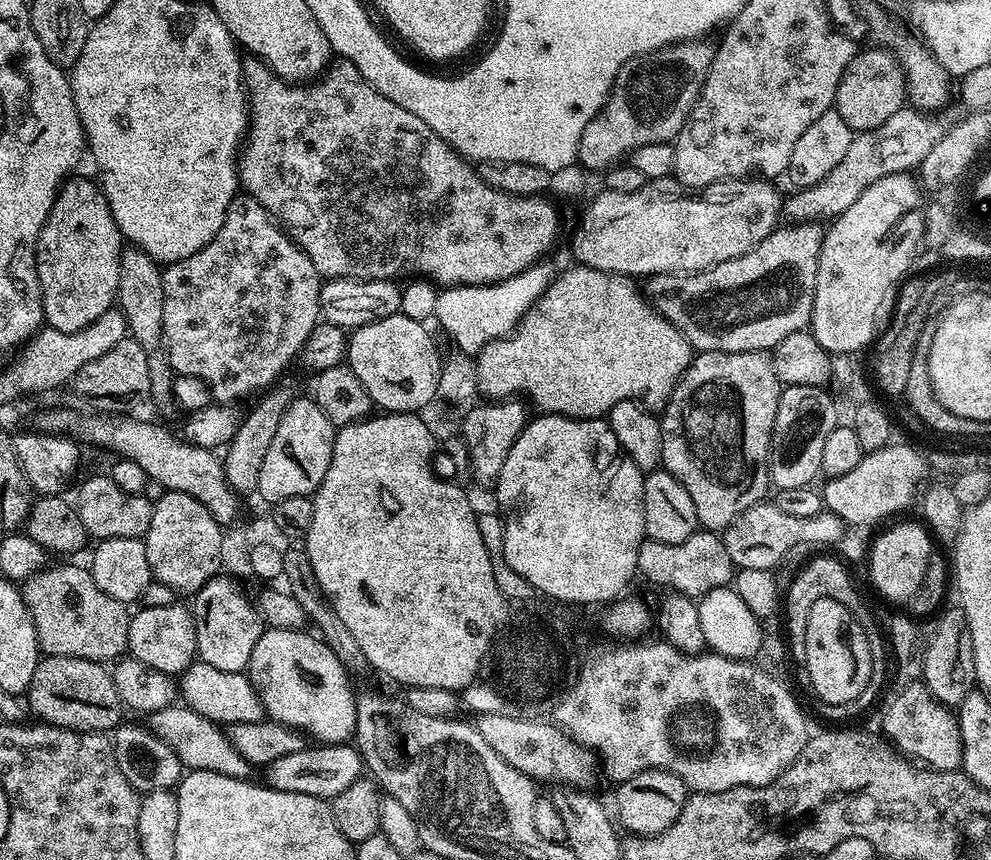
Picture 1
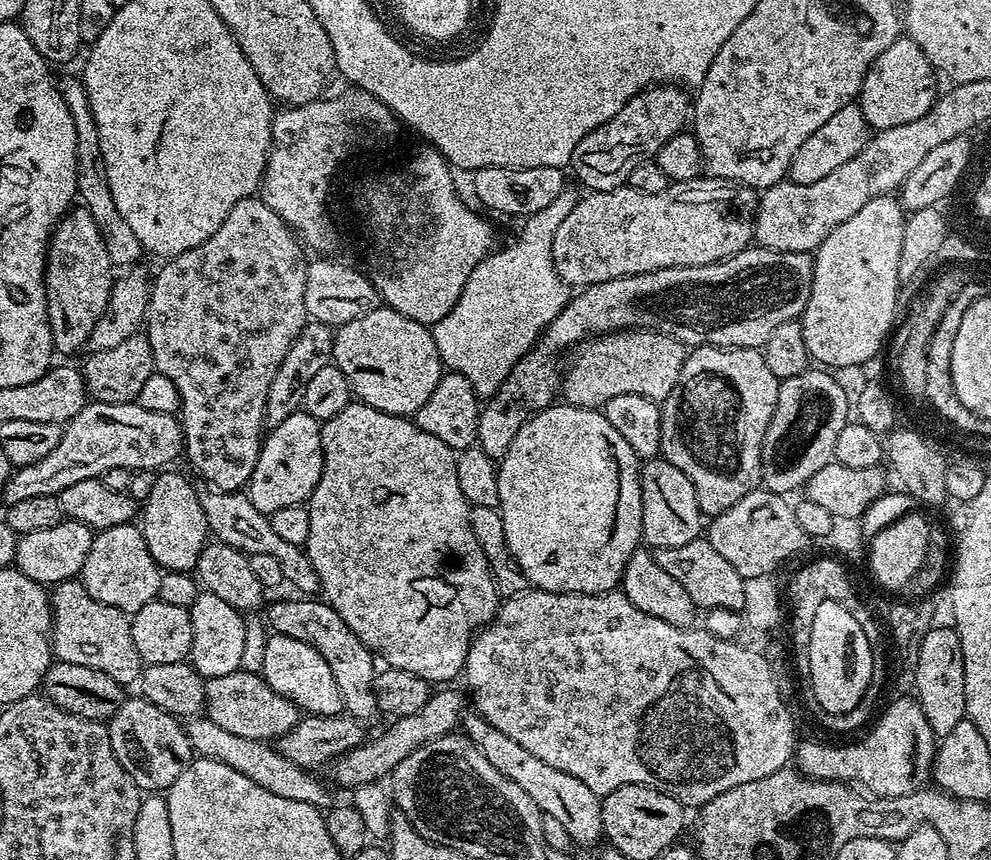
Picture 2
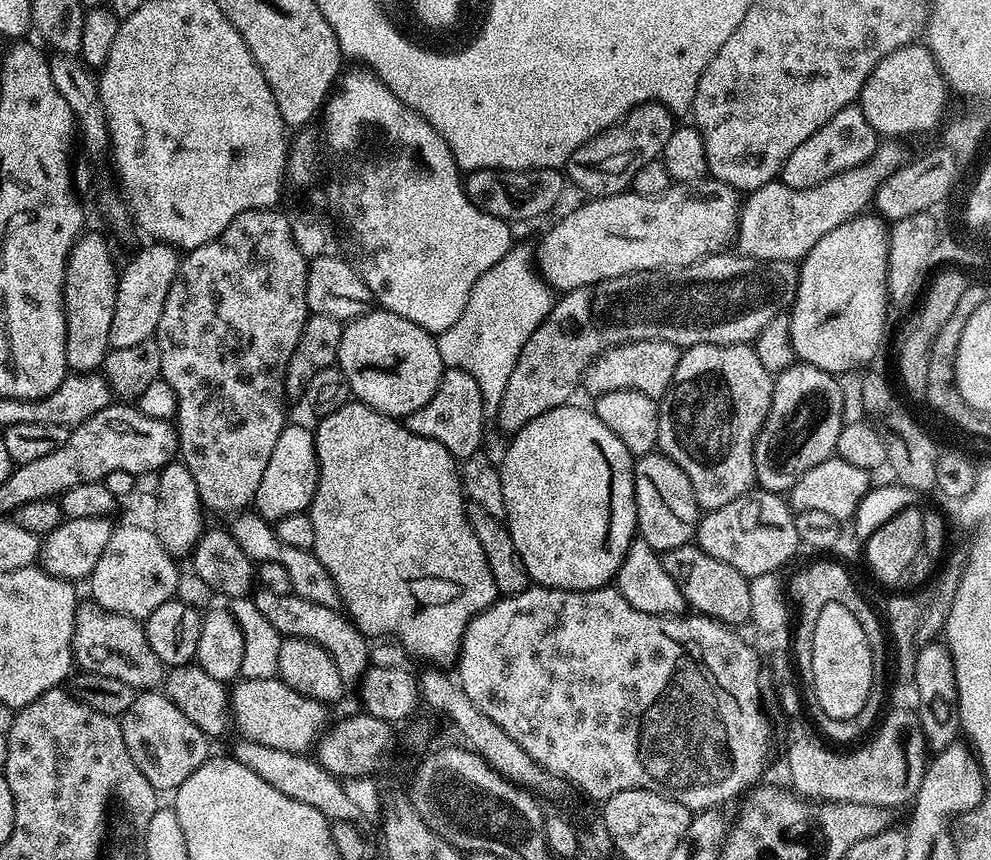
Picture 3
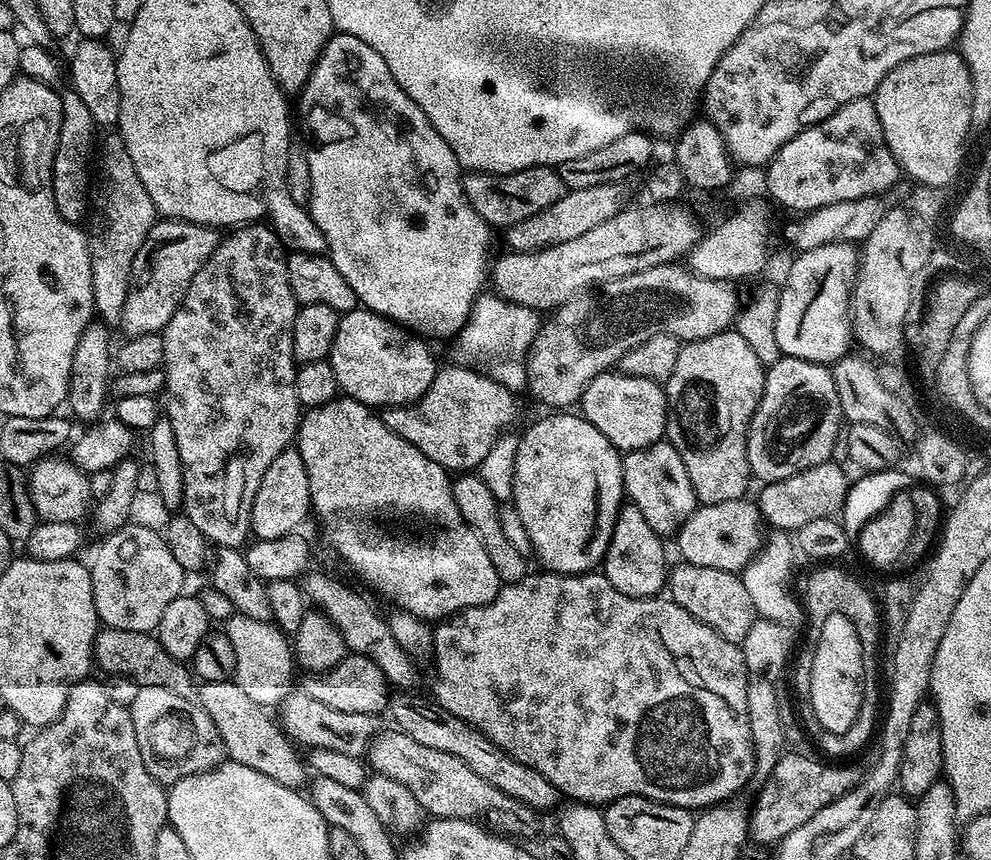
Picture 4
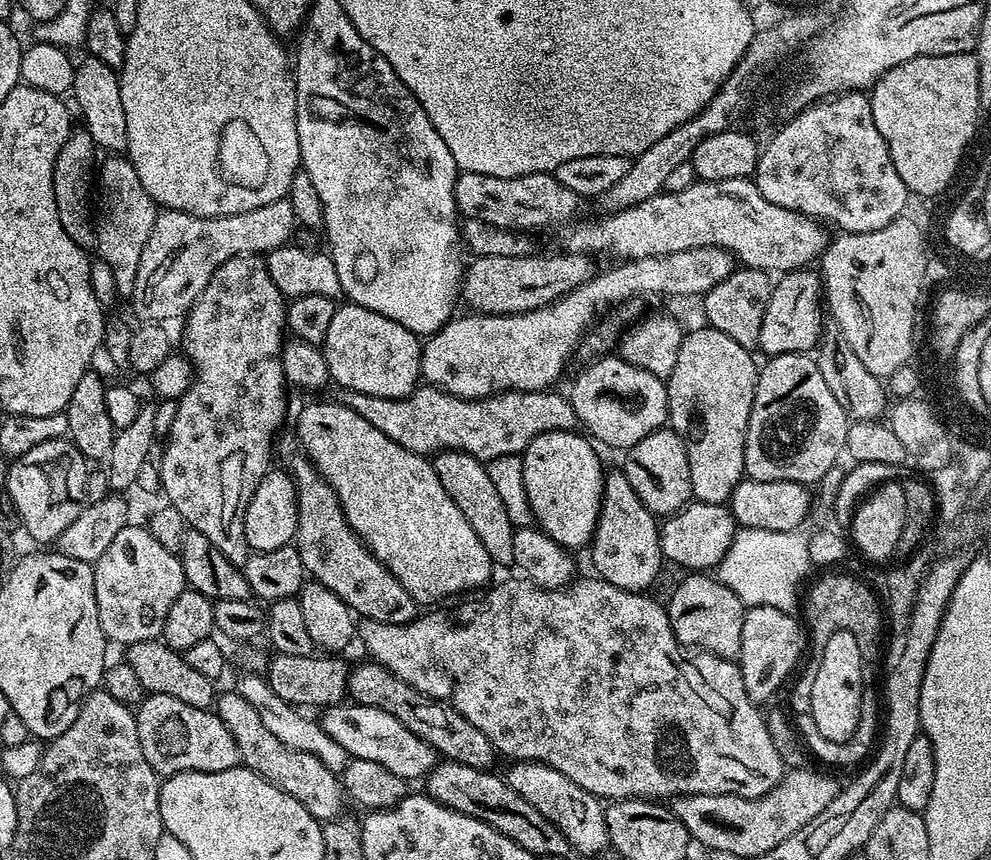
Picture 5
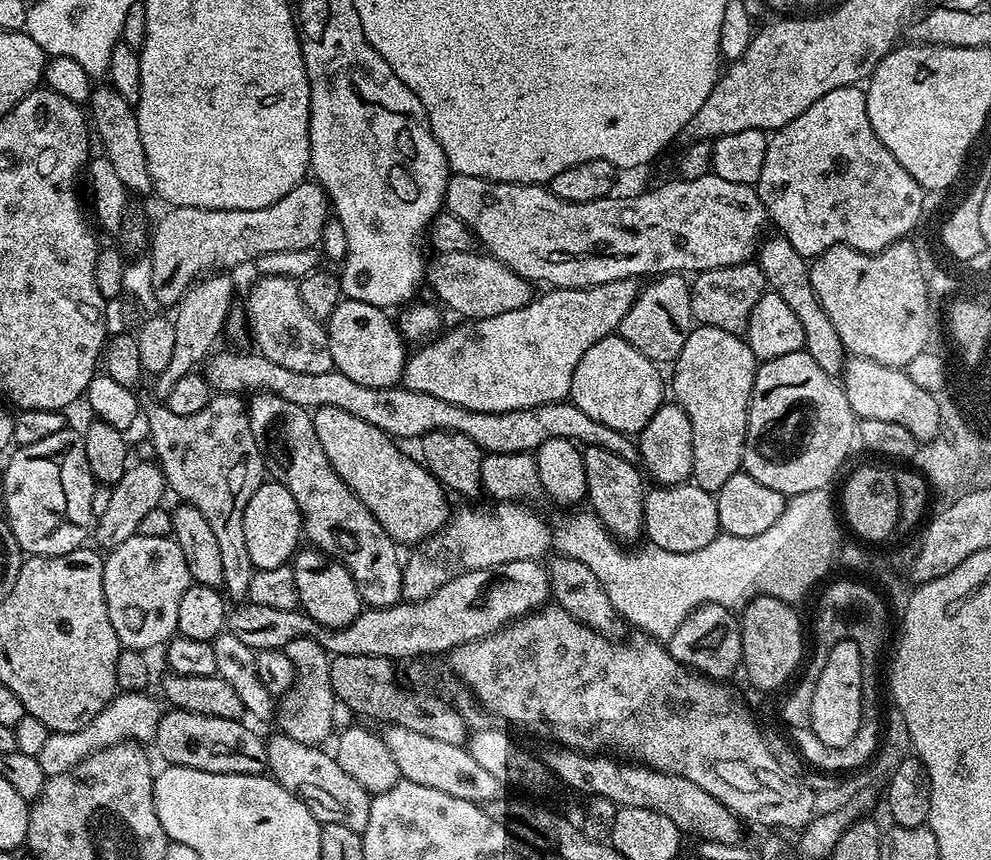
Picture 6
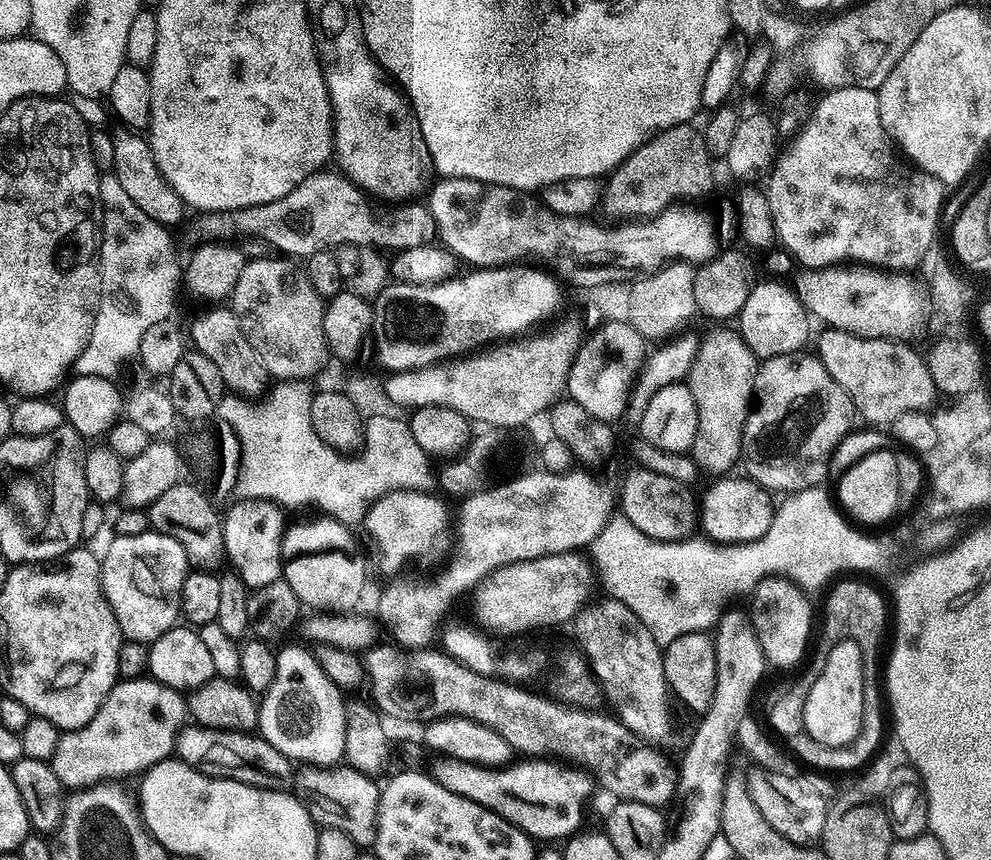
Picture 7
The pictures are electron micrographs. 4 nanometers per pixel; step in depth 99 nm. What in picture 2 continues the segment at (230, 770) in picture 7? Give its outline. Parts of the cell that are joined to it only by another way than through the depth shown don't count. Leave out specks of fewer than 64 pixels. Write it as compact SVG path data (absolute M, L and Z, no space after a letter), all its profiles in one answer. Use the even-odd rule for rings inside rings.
M143 698L125 699L122 710L107 721L110 742L124 769L134 782L148 794L160 794L192 765L194 753L187 727L166 710Z

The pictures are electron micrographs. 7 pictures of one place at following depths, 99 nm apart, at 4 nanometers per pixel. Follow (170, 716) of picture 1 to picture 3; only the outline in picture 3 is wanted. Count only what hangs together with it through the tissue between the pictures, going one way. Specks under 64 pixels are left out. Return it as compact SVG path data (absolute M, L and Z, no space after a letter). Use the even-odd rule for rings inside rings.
M243 739L234 751L234 759L246 770L254 770L262 782L270 782L274 790L286 794L286 798L294 798L294 802L306 802L306 806L314 806L327 820L351 820L359 817L354 802L346 795L343 783L332 776L321 766L319 760L308 754L297 754L290 750L274 750L274 746L262 746L253 740Z

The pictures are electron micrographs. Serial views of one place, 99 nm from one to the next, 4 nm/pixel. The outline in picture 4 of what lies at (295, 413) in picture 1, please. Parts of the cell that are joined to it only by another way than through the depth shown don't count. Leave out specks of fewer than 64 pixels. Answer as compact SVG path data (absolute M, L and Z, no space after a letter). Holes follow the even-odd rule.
M289 446L270 467L262 474L262 482L258 486L258 494L254 494L252 507L251 535L258 540L266 538L282 538L282 534L290 534L301 527L307 516L310 516L312 495L310 494L310 478L306 474L306 462L302 462L302 454L295 447Z

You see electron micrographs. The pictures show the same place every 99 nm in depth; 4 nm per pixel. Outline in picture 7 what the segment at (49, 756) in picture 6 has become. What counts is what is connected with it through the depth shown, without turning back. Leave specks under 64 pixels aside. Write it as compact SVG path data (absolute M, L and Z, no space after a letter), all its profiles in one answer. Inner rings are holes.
M123 678L117 679L116 685L110 690L110 694L106 694L106 698L102 702L102 706L98 710L98 714L94 714L94 718L90 718L90 722L86 722L86 726L81 728L74 728L65 731L61 735L58 742L58 750L54 750L52 759L50 761L54 774L58 774L58 782L62 782L65 789L79 790L88 788L92 784L103 784L105 782L120 782L125 778L123 776L139 777L147 768L154 766L158 762L169 759L175 753L176 739L180 737L180 732L189 723L190 717L188 714L188 702L185 693L176 692L170 686L166 686L162 682L151 678L141 678L138 680L125 680Z

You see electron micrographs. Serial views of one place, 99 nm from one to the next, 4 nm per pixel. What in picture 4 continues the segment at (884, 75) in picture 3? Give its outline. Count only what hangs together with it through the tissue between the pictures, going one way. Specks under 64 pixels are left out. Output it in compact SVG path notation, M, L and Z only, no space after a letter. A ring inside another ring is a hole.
M945 50L934 54L909 56L906 62L894 66L886 78L876 87L874 103L886 138L890 154L894 154L901 173L916 180L917 185L933 190L941 189L942 184L951 185L955 174L962 168L964 143L968 140L968 131L974 128L972 123L972 75L963 56L956 50Z

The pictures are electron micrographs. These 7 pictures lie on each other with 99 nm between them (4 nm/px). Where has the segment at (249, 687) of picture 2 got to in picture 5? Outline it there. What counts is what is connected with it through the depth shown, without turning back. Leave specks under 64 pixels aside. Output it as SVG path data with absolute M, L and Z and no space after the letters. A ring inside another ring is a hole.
M341 702L325 707L323 712L322 725L326 734L330 734L330 738L334 738L334 742L338 742L338 746L342 746L342 750L346 750L349 757L378 762L386 766L390 774L405 782L423 781L438 763L437 751L386 710L372 705Z

